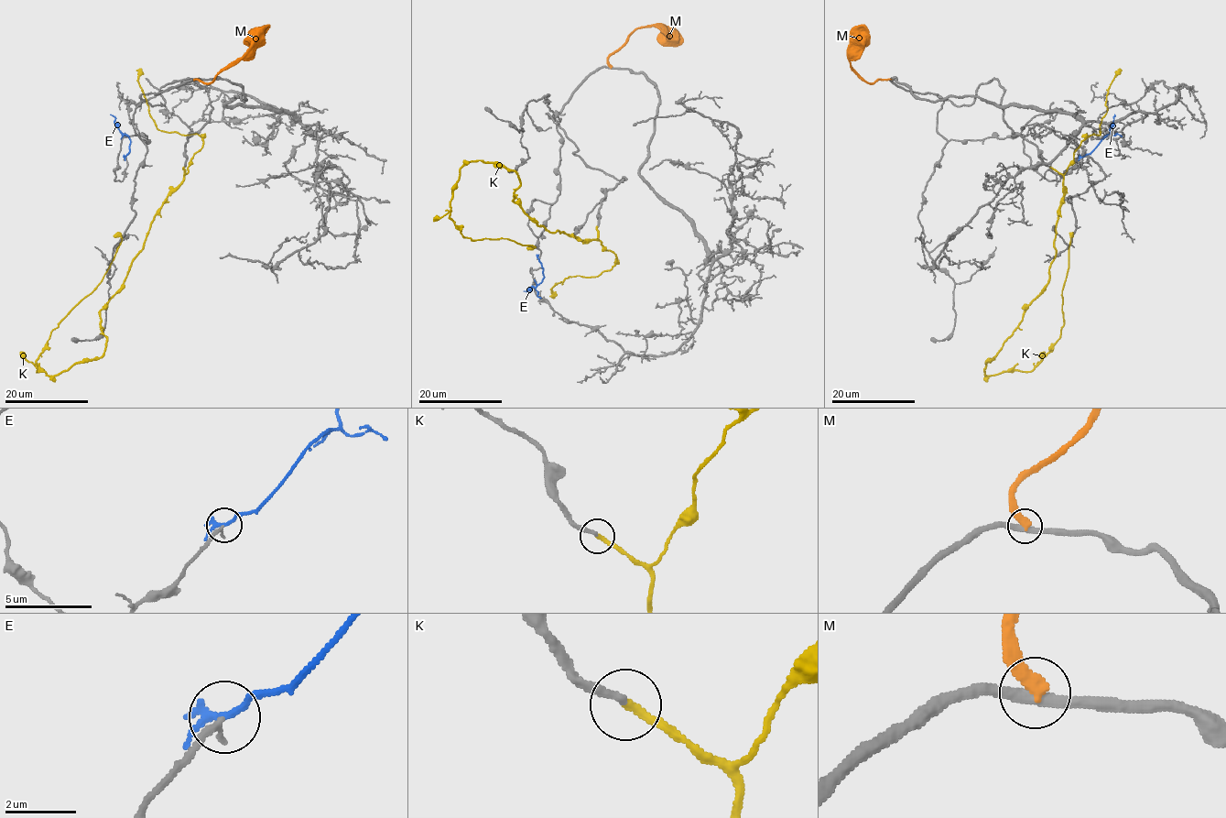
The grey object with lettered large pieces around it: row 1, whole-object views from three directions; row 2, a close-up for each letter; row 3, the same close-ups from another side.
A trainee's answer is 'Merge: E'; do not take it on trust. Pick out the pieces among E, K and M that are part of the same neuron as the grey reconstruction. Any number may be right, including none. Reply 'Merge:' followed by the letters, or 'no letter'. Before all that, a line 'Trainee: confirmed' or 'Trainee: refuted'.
Trainee: refuted
Merge: K

